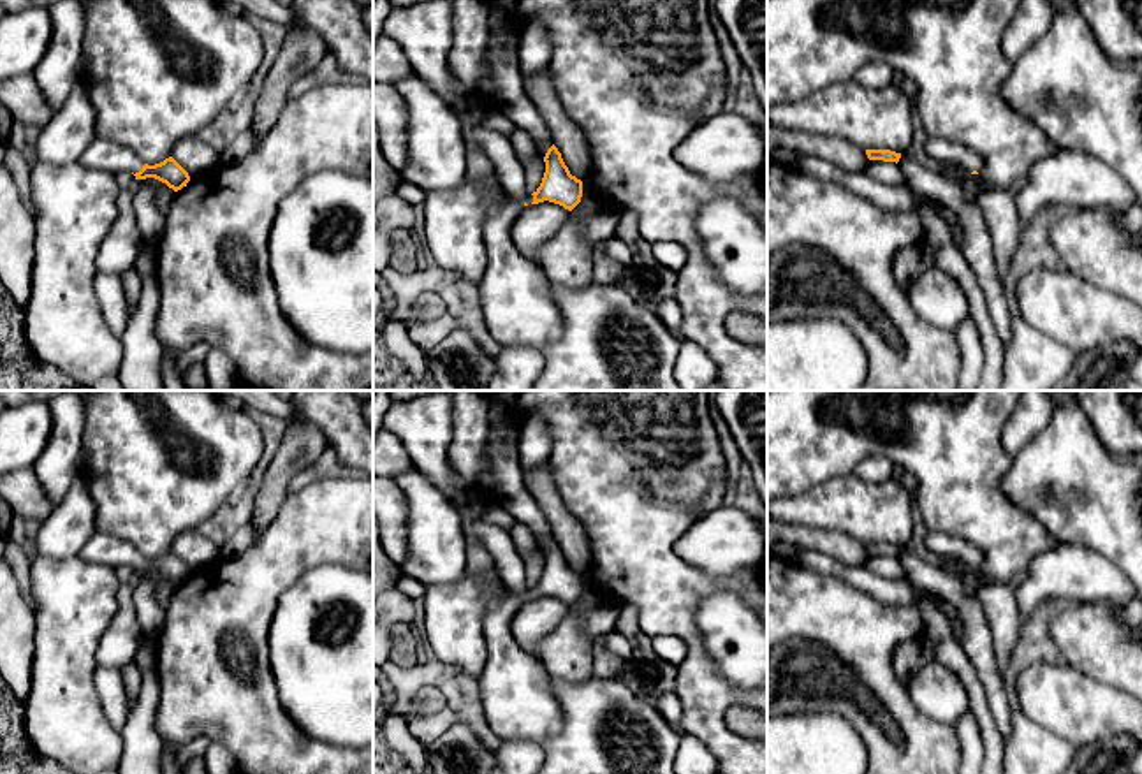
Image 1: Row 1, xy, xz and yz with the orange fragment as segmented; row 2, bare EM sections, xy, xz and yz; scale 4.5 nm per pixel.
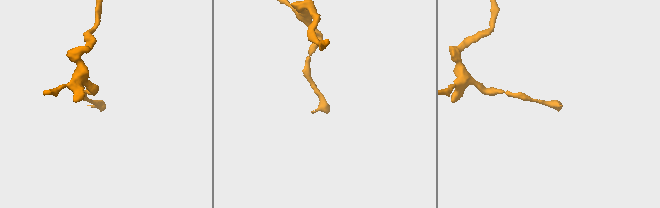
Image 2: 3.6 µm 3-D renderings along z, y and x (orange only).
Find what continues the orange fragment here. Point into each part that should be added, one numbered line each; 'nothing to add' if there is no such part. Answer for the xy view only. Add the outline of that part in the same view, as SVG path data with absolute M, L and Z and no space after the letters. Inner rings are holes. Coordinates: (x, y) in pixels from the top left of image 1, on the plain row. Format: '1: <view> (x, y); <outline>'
1: xy (102, 549); M97 531L81 549L79 558L88 563L118 568L121 565L139 566L143 554L127 540Z

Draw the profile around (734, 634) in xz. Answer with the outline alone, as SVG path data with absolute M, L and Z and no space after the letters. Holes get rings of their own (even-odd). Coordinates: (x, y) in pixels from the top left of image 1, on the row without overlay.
M711 593L697 624L718 672L736 688L767 688L767 623L737 593Z

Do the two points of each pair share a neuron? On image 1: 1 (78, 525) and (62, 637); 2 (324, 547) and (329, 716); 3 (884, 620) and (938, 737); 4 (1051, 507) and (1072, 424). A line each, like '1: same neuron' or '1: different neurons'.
1: different neurons
2: different neurons
3: same neuron
4: same neuron

